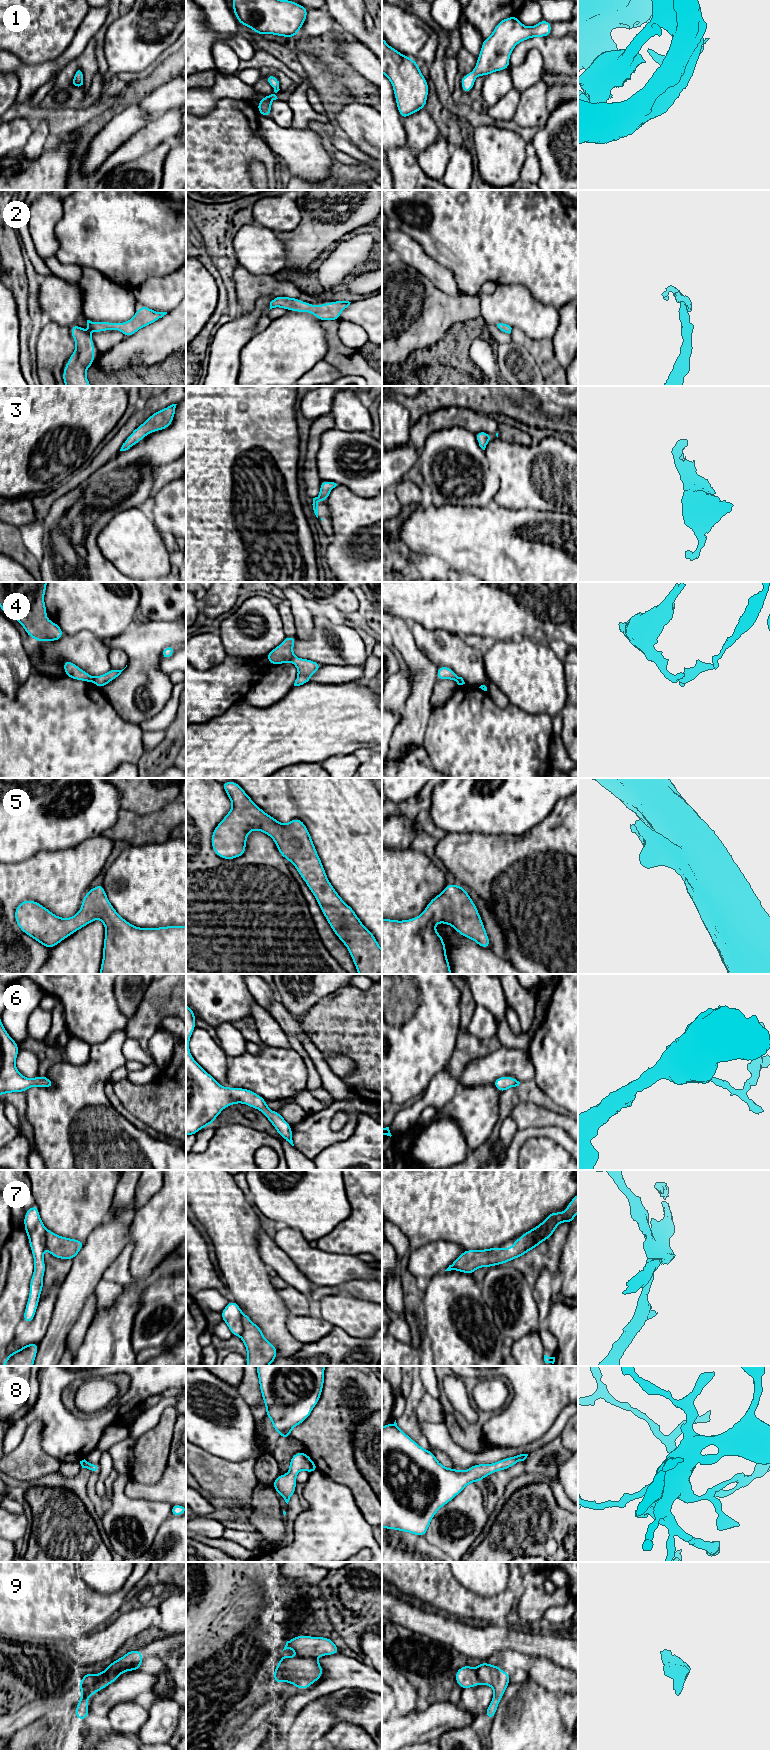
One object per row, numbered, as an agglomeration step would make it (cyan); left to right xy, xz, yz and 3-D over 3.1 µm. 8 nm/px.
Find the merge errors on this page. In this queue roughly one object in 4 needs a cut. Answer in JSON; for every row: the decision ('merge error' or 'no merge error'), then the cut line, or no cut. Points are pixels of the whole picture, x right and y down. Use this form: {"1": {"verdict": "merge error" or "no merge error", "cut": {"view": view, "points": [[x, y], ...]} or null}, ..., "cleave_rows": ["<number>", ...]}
{"1": {"verdict": "no merge error", "cut": null}, "2": {"verdict": "no merge error", "cut": null}, "3": {"verdict": "no merge error", "cut": null}, "4": {"verdict": "merge error", "cut": {"view": "xz", "points": [[293, 655], [289, 661]]}}, "5": {"verdict": "no merge error", "cut": null}, "6": {"verdict": "no merge error", "cut": null}, "7": {"verdict": "merge error", "cut": {"view": "yz", "points": [[556, 1213], [545, 1228], [542, 1240], [536, 1245]]}}, "8": {"verdict": "no merge error", "cut": null}, "9": {"verdict": "no merge error", "cut": null}, "cleave_rows": ["4", "7"]}

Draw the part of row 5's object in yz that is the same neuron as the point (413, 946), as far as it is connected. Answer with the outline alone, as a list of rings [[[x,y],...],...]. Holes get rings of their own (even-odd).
[[[448,883],[420,916],[402,921],[382,919],[382,974],[452,974],[436,923],[448,924],[462,936],[490,949],[471,897],[462,886]]]

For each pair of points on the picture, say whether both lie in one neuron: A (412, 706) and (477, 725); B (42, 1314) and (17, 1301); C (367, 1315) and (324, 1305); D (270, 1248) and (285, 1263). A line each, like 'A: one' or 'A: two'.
A: two
B: two
C: one
D: one

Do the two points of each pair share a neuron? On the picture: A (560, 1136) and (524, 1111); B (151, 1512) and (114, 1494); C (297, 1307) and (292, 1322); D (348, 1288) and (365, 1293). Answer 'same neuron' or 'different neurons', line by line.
A: different neurons
B: same neuron
C: different neurons
D: same neuron

